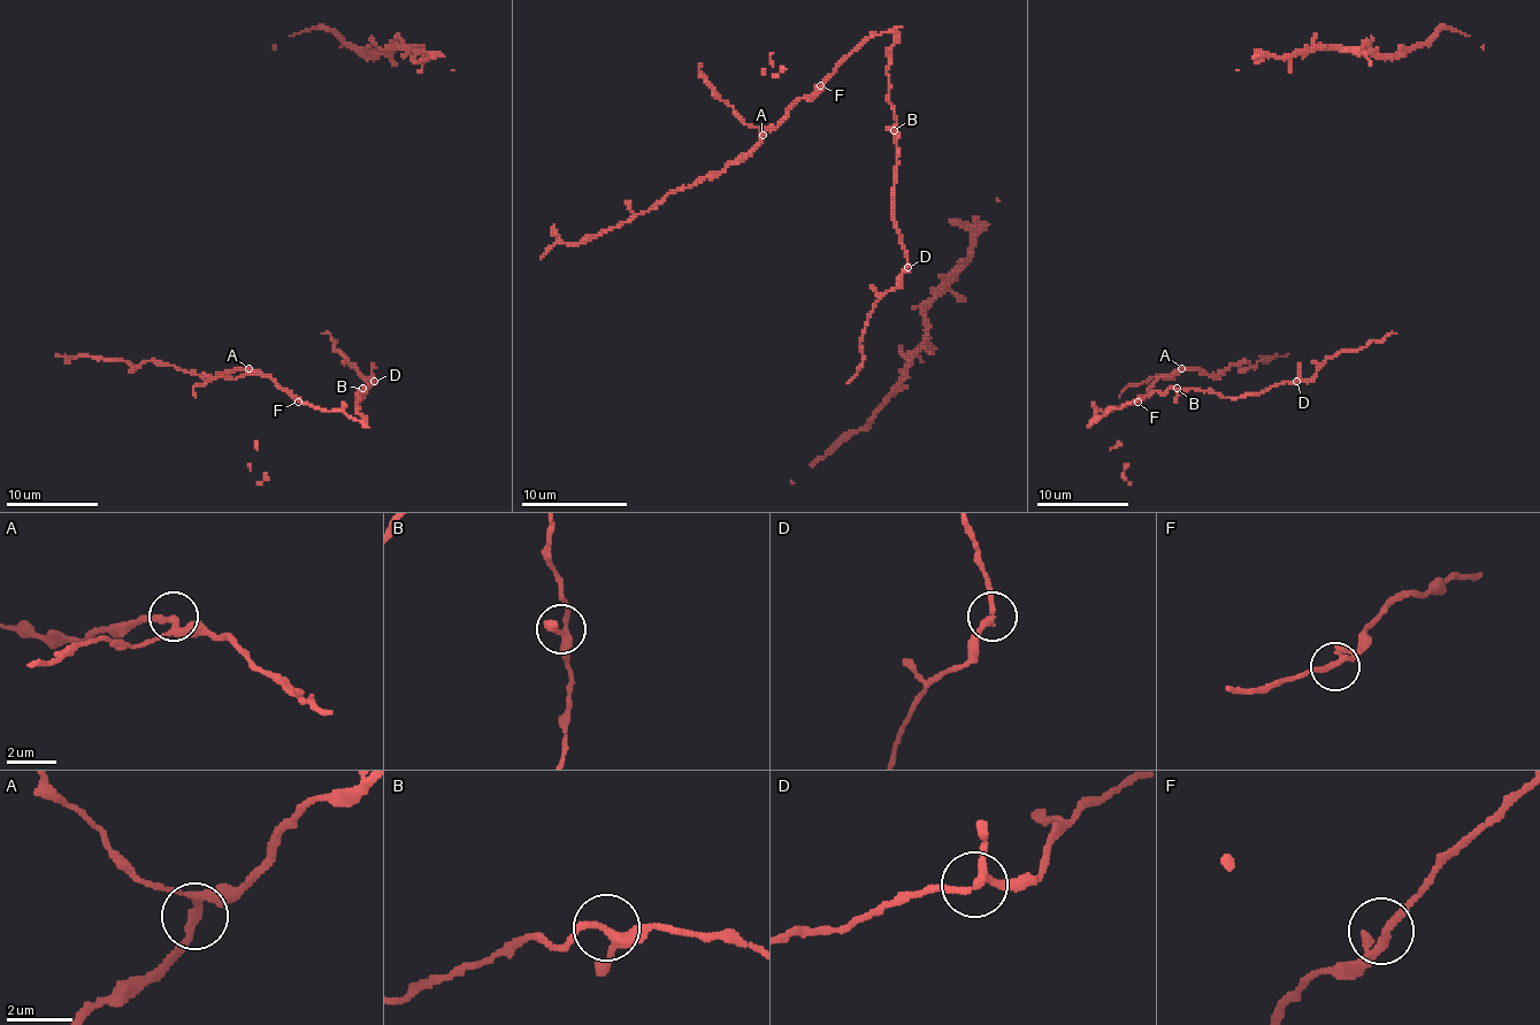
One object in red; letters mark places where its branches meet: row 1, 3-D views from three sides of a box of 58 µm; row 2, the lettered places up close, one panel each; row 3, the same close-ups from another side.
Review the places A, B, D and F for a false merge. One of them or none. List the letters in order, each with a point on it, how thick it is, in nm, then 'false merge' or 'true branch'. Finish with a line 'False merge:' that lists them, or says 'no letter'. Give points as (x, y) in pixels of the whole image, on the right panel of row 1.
A: (1181, 368) | 200 nm | true branch
B: (1177, 388) | 240 nm | true branch
D: (1296, 381) | 200 nm | true branch
F: (1138, 402) | 190 nm | true branch
False merge: no letter

